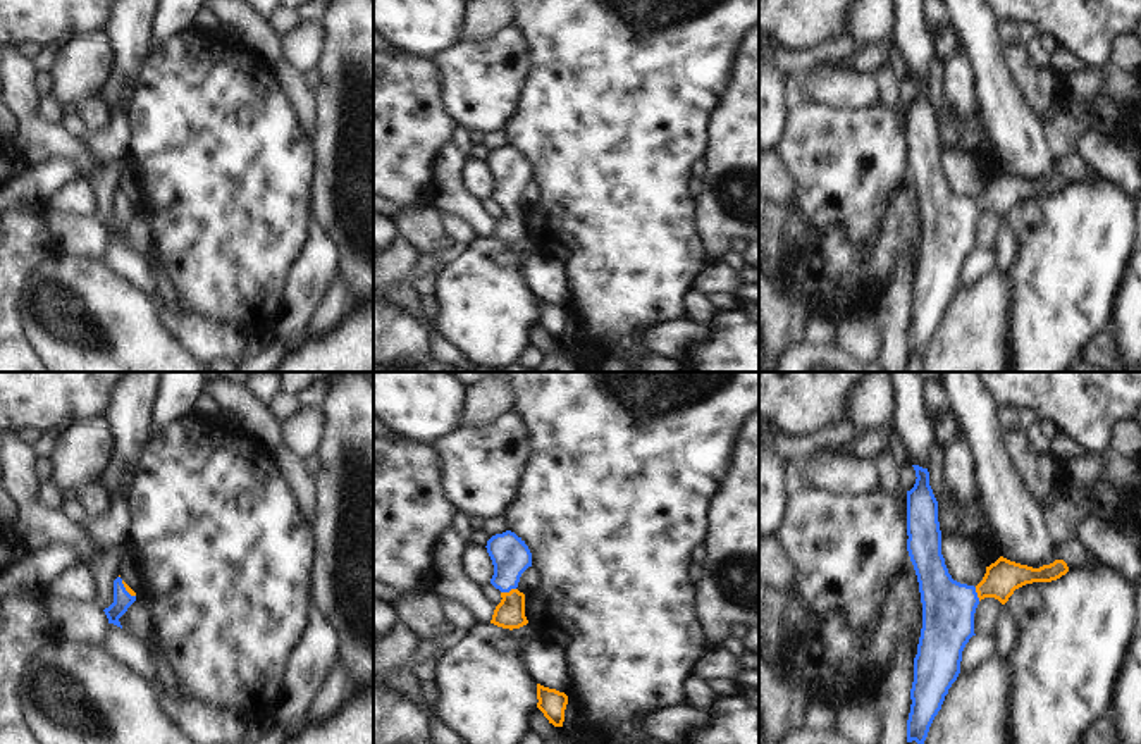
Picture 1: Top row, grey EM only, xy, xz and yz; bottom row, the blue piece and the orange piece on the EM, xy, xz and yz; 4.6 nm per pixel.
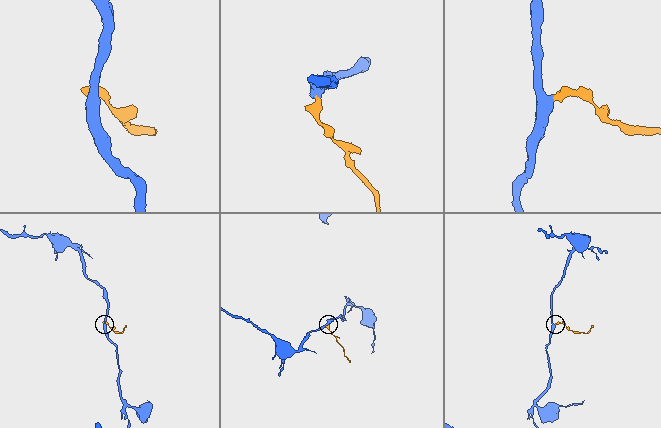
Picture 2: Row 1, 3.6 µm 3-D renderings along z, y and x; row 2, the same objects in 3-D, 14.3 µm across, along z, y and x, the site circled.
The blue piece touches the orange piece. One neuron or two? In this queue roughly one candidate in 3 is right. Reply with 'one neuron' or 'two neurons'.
one neuron

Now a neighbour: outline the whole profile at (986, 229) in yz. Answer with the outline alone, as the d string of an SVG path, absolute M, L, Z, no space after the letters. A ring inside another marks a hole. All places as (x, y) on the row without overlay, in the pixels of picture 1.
M984 212L979 215L974 227L974 248L976 250L996 250L996 238L1002 227L1002 217L995 212Z

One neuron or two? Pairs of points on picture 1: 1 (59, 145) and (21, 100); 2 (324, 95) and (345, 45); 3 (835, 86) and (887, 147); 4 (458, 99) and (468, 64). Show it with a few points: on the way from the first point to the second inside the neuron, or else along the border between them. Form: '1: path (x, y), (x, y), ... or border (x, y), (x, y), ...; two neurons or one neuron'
1: path (47, 135), (24, 112); one neuron
2: path (336, 83), (345, 57); one neuron
3: border (878, 99), (856, 109), (833, 109), (814, 104); two neurons
4: path (467, 90), (468, 73); one neuron

